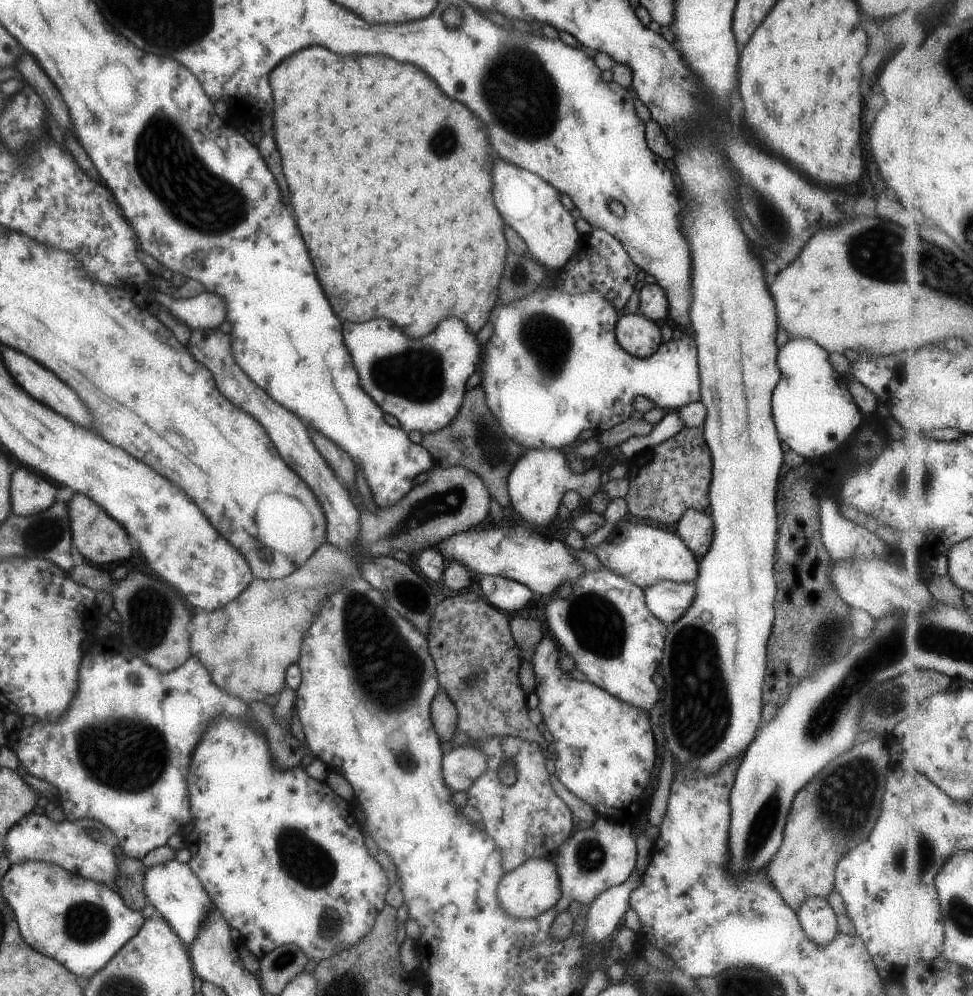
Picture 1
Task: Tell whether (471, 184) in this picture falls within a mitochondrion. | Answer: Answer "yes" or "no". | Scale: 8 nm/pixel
no

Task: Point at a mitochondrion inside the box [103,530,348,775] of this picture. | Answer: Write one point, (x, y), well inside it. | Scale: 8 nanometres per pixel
(151, 643)

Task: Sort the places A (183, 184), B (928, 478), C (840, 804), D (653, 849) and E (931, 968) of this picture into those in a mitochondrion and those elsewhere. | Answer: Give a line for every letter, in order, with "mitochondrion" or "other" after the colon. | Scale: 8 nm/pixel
A: mitochondrion
B: mitochondrion
C: mitochondrion
D: other
E: other

